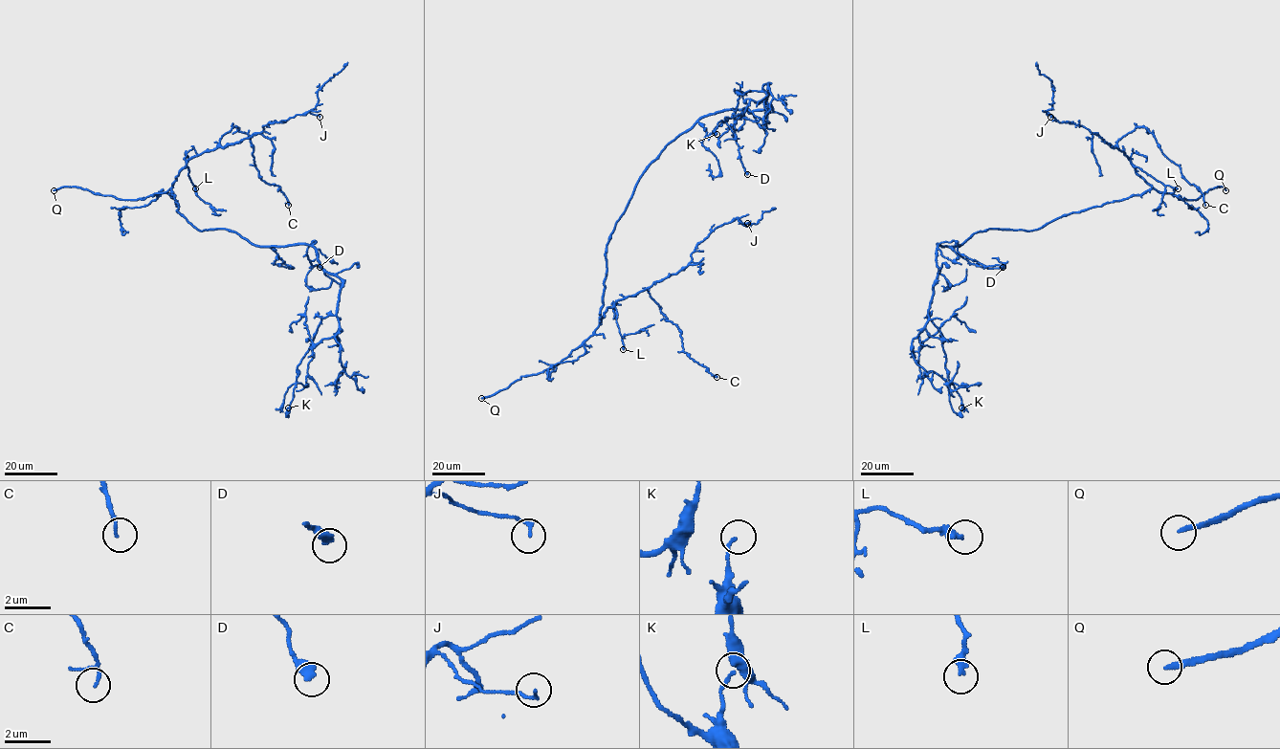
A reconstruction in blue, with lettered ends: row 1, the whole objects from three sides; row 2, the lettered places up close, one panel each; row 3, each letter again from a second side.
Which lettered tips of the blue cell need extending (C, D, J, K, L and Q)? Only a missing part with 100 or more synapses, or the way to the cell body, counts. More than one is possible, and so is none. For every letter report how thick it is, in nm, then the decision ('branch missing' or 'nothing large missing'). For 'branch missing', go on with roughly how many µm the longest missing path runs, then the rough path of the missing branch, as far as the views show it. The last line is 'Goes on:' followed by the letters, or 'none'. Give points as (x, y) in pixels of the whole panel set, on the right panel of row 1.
C: calibre 80 nm; nothing large missing
D: calibre 440 nm; nothing large missing
J: calibre 130 nm; nothing large missing
K: calibre 150 nm; nothing large missing
L: calibre 320 nm; nothing large missing
Q: calibre 220 nm; branch missing; missing 110 µm
Goes on: Q

